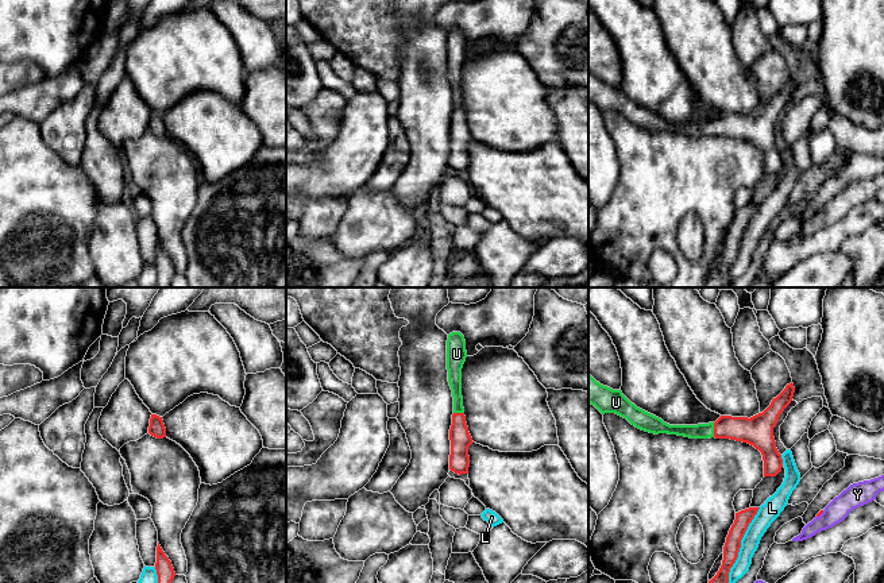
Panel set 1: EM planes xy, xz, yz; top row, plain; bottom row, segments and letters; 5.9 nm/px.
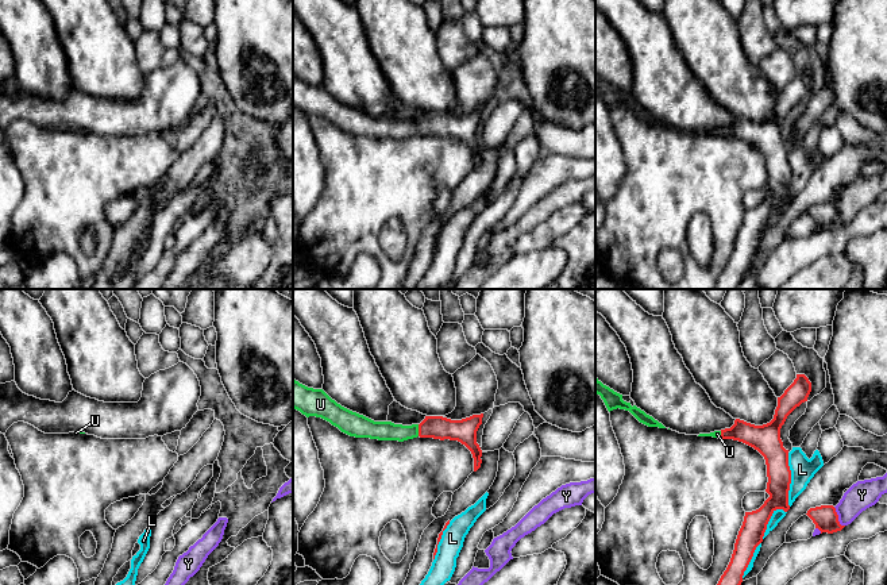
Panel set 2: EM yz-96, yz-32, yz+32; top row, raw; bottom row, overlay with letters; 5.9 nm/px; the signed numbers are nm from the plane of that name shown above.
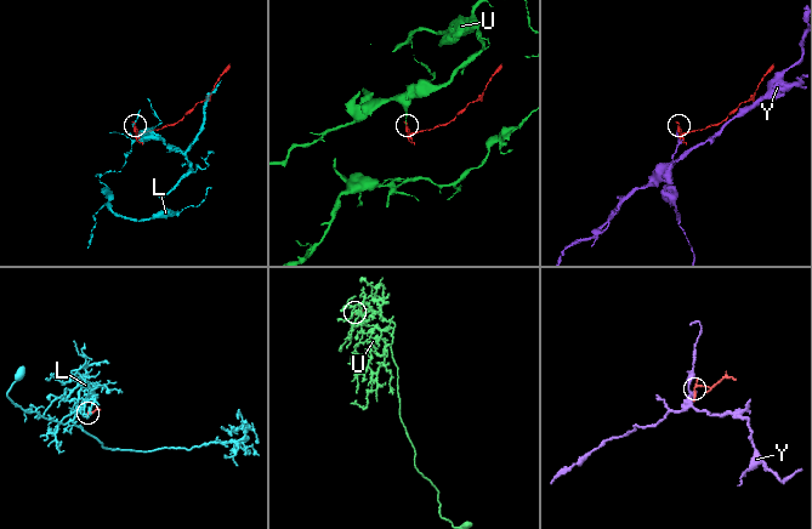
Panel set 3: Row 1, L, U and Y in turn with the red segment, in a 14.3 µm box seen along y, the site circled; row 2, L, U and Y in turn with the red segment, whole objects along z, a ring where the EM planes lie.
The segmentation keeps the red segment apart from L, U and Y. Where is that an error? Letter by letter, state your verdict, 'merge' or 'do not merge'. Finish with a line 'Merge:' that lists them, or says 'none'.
L: do not merge
U: merge
Y: do not merge
Merge: U

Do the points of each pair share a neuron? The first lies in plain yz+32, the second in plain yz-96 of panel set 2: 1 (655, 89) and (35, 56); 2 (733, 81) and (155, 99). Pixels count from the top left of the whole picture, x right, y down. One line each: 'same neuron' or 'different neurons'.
1: same neuron
2: different neurons

